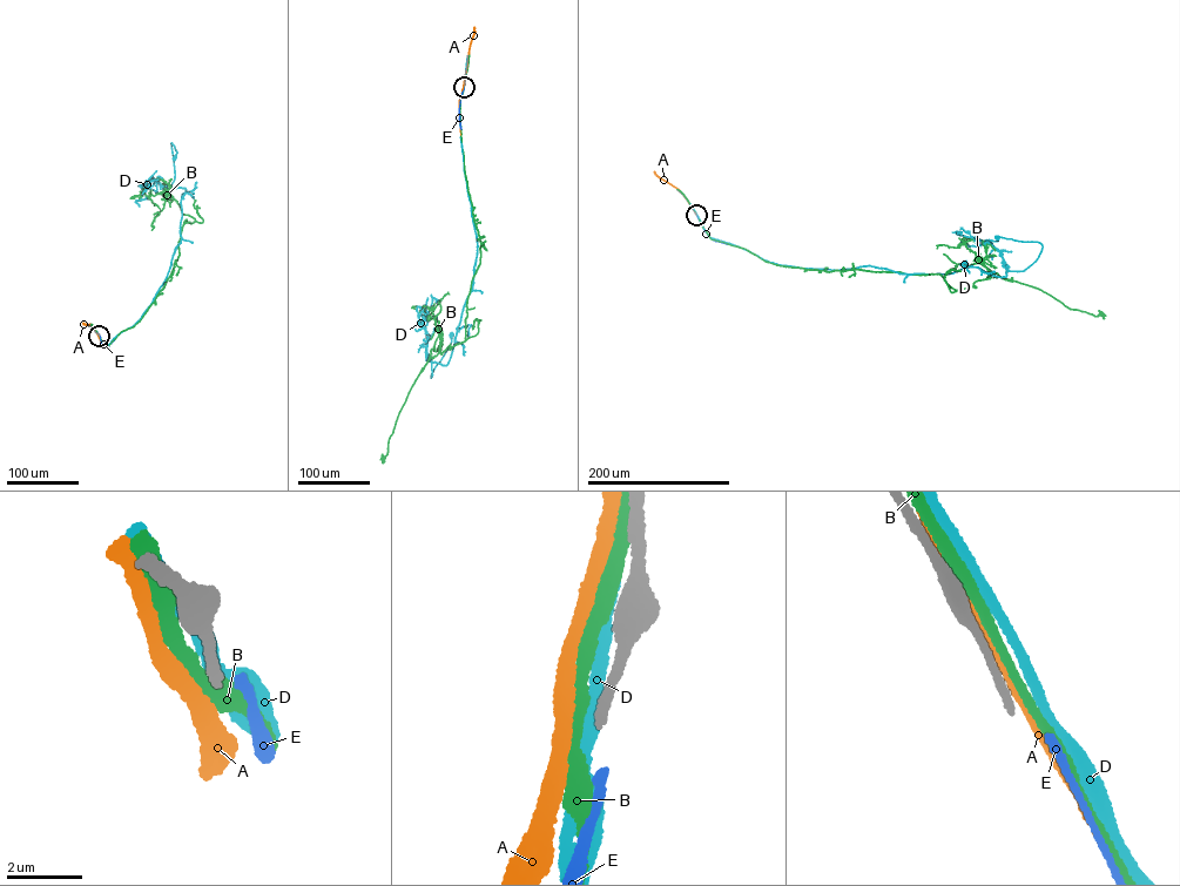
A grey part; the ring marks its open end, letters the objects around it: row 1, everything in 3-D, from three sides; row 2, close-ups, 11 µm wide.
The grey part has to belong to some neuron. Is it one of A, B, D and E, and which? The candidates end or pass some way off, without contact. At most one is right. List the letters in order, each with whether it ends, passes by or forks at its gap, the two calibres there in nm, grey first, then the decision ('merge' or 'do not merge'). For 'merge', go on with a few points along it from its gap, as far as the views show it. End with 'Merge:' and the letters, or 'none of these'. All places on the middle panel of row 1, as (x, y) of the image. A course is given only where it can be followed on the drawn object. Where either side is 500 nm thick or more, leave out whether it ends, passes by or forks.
A: it passes by; calibres 190 and 280 nm; do not merge
B: it passes by; calibres 190 and 260 nm; do not merge
D: it passes by; calibres 190 and 280 nm; do not merge
E: it ends; calibres 190 and 240 nm; do not merge
Merge: none of these

